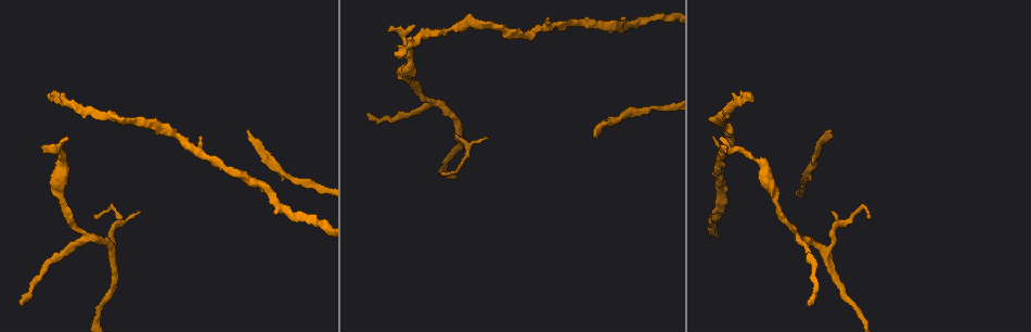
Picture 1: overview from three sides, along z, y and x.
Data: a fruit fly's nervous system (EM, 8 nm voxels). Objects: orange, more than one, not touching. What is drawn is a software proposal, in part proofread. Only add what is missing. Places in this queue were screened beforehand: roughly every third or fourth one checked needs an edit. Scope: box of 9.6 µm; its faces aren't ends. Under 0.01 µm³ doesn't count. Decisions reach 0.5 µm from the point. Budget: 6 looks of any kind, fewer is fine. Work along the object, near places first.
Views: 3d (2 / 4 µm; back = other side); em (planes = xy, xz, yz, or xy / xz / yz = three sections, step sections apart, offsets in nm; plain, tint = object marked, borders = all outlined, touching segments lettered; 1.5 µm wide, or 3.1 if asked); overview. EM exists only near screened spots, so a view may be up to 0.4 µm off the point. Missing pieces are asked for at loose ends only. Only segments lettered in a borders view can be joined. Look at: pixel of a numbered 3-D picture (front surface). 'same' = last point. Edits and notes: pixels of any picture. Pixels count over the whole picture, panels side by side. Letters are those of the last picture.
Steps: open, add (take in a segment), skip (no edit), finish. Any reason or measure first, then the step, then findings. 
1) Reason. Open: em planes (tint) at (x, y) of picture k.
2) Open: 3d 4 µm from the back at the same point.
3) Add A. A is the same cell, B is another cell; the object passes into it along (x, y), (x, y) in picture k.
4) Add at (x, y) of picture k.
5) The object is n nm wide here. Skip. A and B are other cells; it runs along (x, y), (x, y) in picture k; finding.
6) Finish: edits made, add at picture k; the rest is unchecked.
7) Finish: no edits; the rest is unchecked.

Thin end. Open: em planes (borders) at (868, 218) of picture 1.

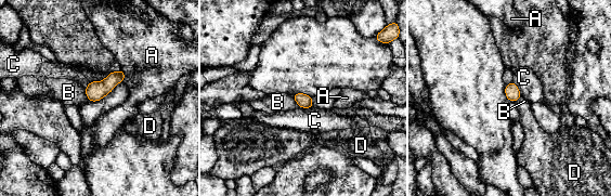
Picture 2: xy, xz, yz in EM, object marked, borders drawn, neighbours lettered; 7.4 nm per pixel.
Skip. A, B, C and D are other cells; a border runs along (521, 96), (515, 102) in picture 2; none of them fits.

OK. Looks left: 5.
Free end. Open: em xy step 8 (borders) at (369, 114) of picture 1.

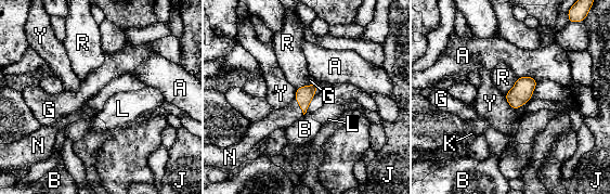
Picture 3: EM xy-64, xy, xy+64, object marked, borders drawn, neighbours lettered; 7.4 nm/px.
Cut it another way. Open: em planes (borders) at the same point.

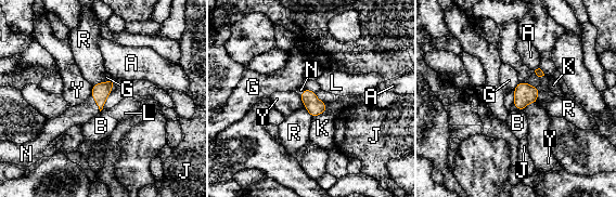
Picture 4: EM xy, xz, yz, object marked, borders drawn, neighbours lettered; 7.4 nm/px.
Add N. N is the same cell, A, B, G, J, K, L, R and Y are other cells; the object passes into it along (100, 92), (97, 103), (79, 115) in picture 4; the cell continues.

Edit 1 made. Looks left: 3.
Open: overview.

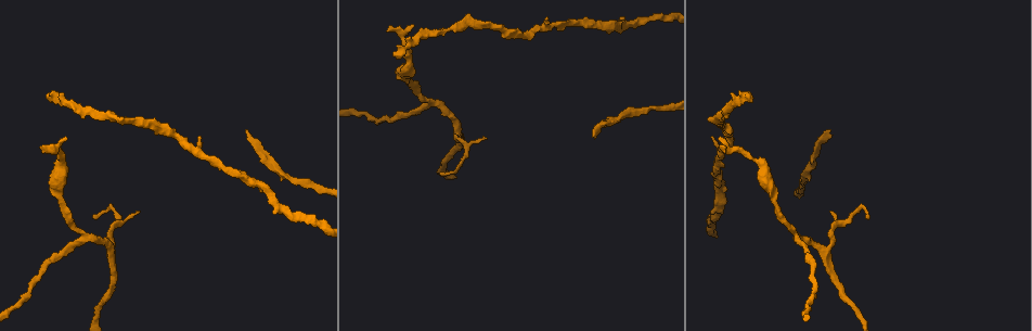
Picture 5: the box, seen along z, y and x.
Branch stops here. Open: 3d 4 µm from the back at (749, 102) of picture 5.

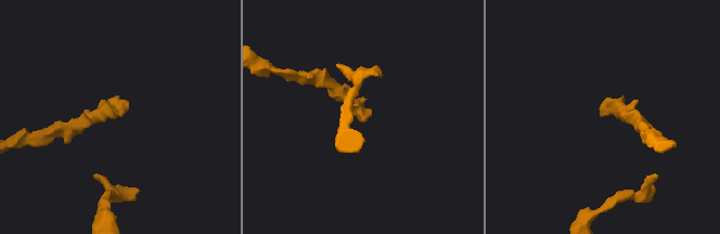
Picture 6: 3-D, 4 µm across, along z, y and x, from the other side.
Open: em planes (borders) at (363, 121) of picture 6.

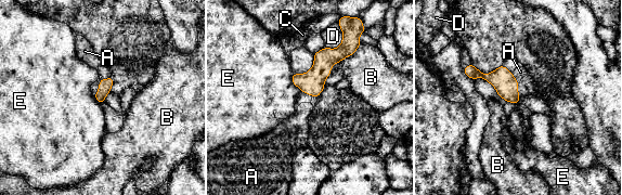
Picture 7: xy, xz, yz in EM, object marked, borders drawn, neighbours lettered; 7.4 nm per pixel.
Add A. A is the same cell, B, C, D and E are other cells; the cell continues.

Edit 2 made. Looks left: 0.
Finish: edits made, add at picture 4, add at picture 7; the rest is unchecked.

